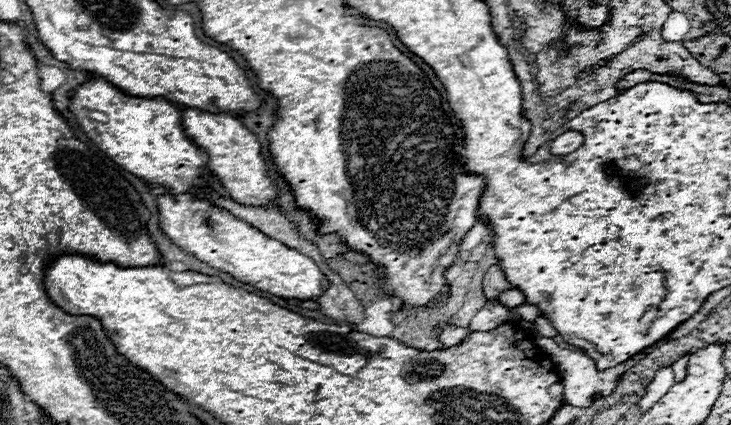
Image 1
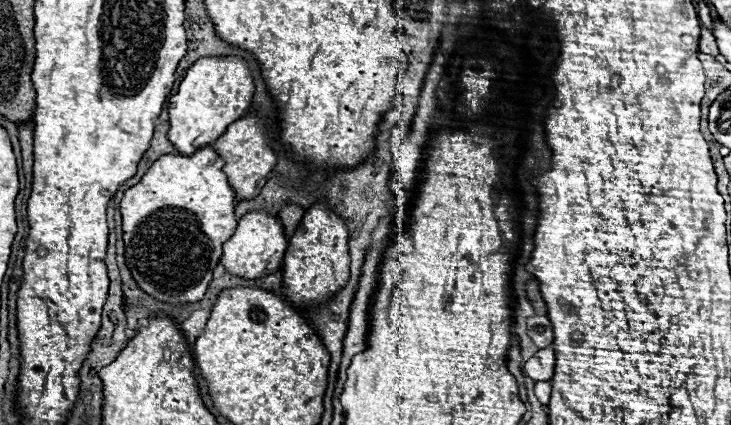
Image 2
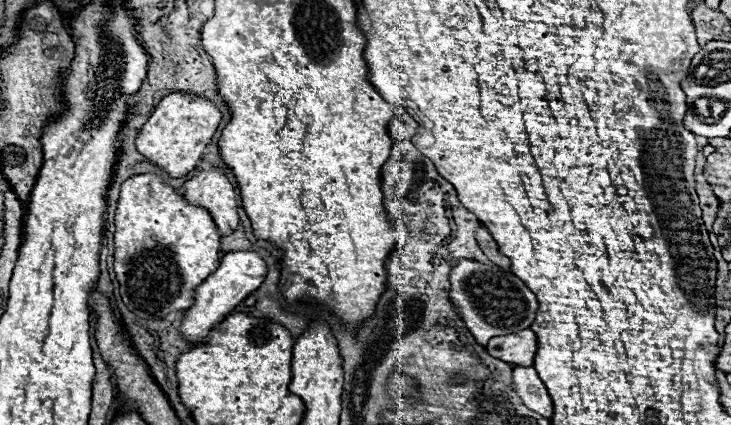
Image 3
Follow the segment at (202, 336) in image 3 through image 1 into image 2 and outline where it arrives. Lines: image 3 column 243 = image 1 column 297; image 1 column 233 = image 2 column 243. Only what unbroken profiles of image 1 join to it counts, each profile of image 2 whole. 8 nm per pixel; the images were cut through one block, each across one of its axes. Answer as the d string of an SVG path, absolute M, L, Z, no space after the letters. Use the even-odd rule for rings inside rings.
M252 210L238 220L238 228L234 236L228 242L224 242L224 254L220 262L230 274L236 274L248 280L264 278L280 268L286 246L288 246L288 240L280 218L268 214L266 210Z

